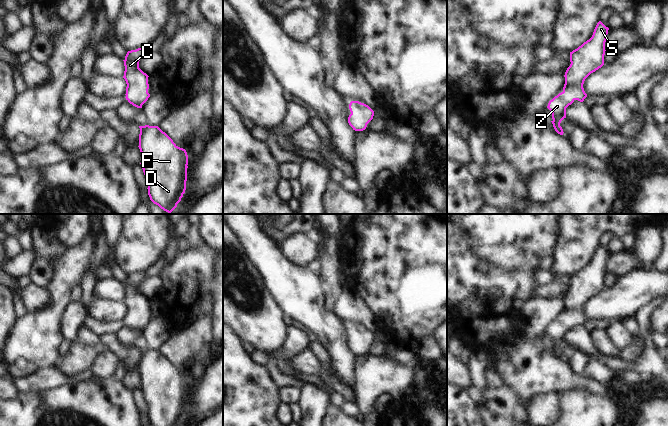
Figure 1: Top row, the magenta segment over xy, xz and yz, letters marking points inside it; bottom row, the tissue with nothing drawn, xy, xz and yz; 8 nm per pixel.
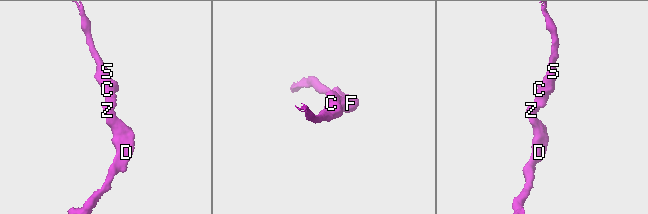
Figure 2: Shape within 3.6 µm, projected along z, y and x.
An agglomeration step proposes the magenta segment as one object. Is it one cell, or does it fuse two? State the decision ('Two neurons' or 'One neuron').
One neuron.

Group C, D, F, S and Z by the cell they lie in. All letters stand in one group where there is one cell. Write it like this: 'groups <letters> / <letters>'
groups C D F S Z

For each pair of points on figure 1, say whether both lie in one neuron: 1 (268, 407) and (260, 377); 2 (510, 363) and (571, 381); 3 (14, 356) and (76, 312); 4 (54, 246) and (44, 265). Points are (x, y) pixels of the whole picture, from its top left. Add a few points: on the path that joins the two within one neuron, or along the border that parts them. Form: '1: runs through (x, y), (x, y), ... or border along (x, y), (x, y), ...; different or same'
1: runs through (261, 400), (260, 384); same
2: runs through (525, 367), (556, 375); same
3: border along (62, 315), (61, 334), (64, 340); different
4: runs through (49, 251), (44, 256), (44, 260); same

